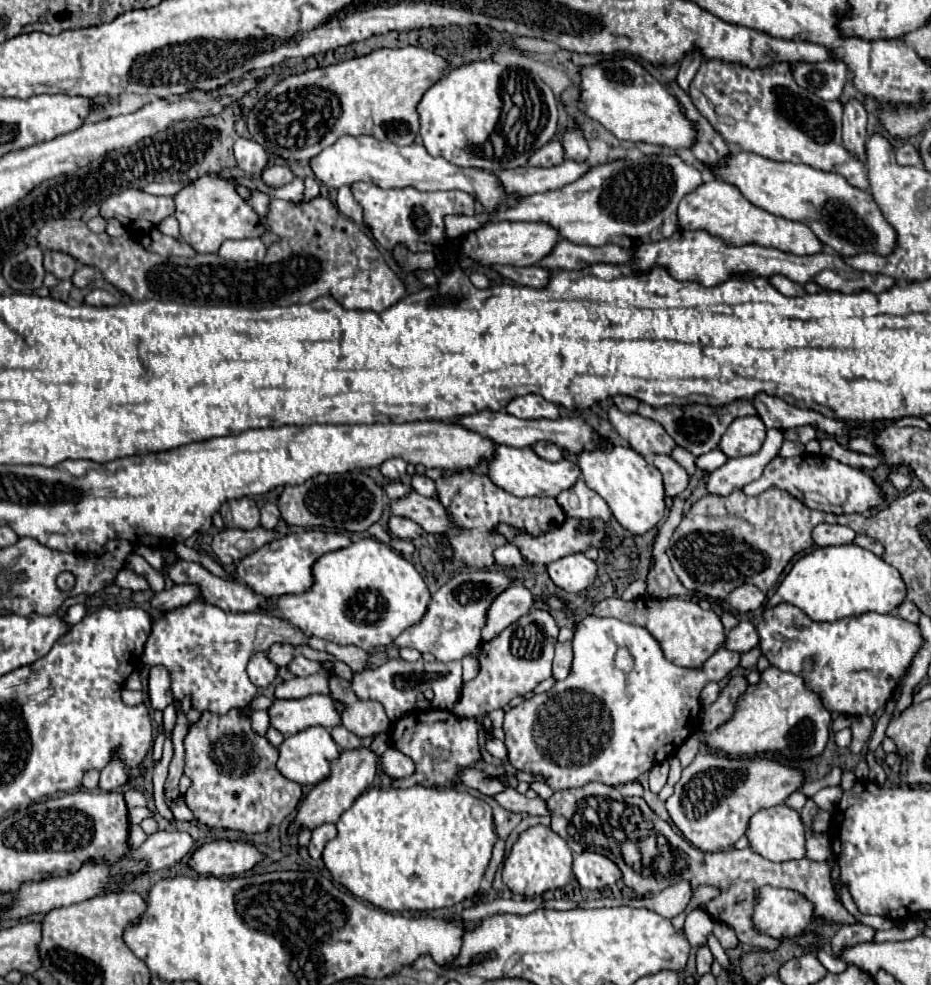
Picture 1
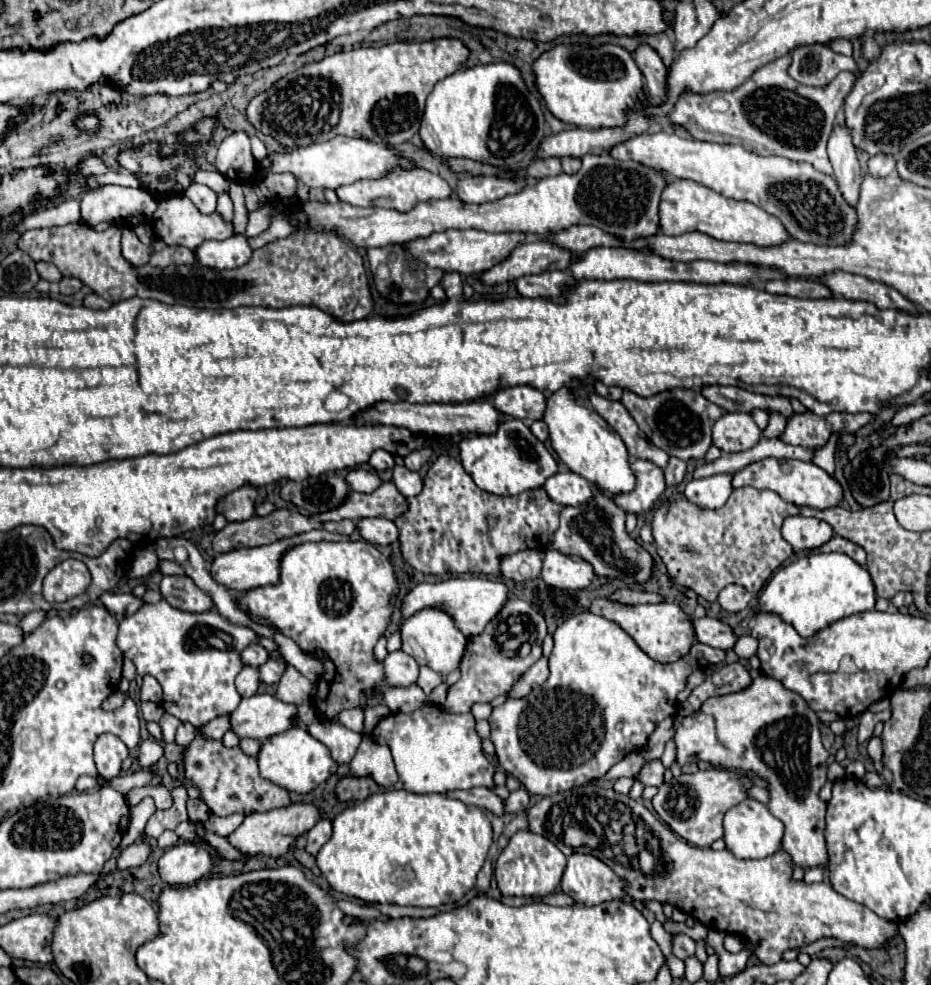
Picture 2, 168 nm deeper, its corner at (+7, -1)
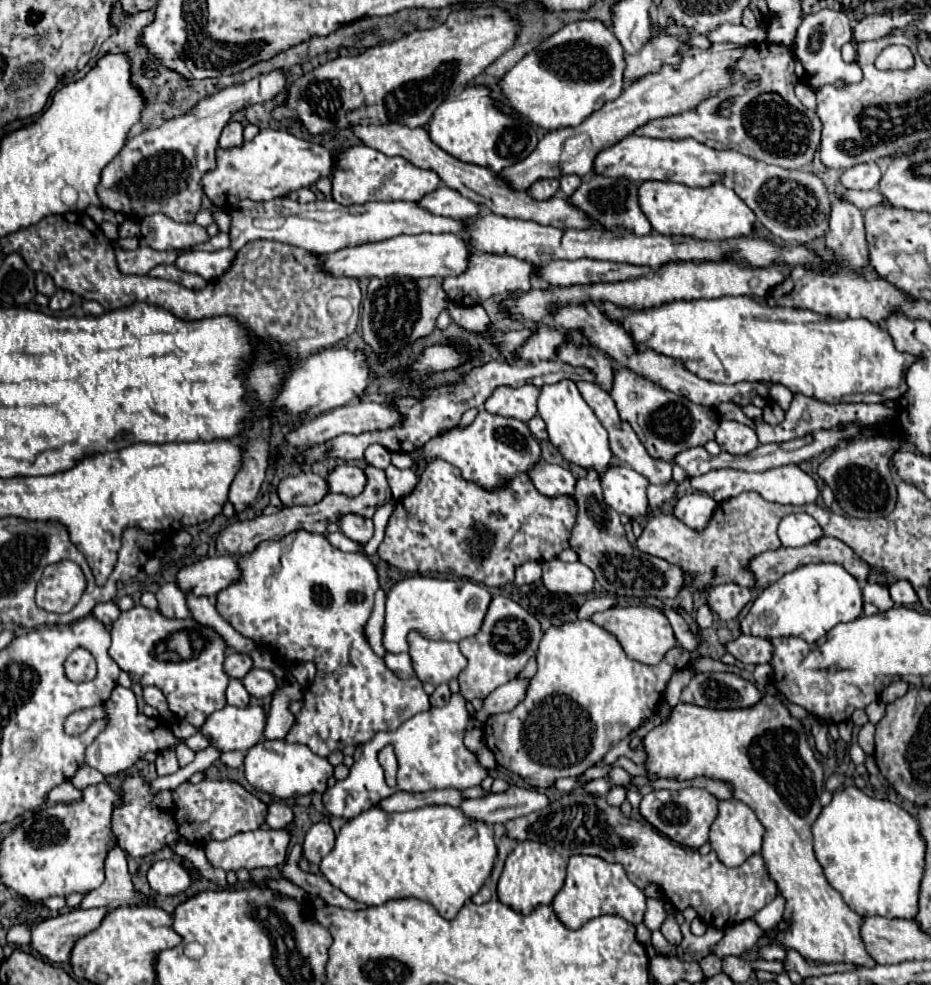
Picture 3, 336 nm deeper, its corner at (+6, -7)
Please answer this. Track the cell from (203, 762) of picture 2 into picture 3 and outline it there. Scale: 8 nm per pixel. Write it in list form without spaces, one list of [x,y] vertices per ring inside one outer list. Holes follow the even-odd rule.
[[[273,802],[273,804],[269,804],[267,822],[269,822],[269,826],[271,826],[273,830],[277,830],[277,828],[287,828],[287,826],[293,822],[293,812],[291,812],[291,808],[287,808],[285,804]]]

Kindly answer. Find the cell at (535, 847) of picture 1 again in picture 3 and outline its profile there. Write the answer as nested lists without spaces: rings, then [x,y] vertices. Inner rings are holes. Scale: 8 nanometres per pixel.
[[[533,840],[519,842],[517,848],[509,854],[509,858],[505,862],[503,874],[497,884],[497,896],[509,908],[513,908],[521,914],[529,914],[541,904],[551,904],[555,894],[563,886],[565,868],[567,868],[567,862],[563,860],[563,856],[559,852],[555,852],[553,848],[549,848],[547,844],[533,842]]]

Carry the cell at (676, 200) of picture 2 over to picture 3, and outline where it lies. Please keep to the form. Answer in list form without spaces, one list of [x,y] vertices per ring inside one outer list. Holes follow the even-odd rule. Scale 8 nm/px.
[[[649,180],[637,188],[637,198],[641,204],[641,212],[645,212],[653,230],[663,236],[691,236],[697,240],[741,238],[741,236],[749,236],[753,232],[753,222],[757,222],[753,210],[731,188],[725,188],[723,184],[711,184],[707,188],[691,188],[691,186],[675,184],[675,182]]]

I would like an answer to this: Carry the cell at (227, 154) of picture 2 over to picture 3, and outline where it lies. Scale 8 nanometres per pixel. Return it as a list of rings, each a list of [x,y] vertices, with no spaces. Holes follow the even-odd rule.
[[[231,120],[223,132],[221,132],[221,148],[229,148],[229,146],[239,146],[243,142],[243,124],[237,120]]]

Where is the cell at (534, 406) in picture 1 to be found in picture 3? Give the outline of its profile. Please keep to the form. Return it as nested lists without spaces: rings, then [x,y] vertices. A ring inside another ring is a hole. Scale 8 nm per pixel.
[[[501,386],[495,388],[489,400],[485,400],[485,410],[505,418],[517,418],[521,422],[531,420],[537,414],[537,386]]]

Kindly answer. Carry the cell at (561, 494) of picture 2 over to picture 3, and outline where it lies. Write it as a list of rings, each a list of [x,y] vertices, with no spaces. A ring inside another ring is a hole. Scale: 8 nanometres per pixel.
[[[539,460],[537,468],[533,468],[533,472],[527,472],[529,480],[533,482],[533,486],[545,494],[545,496],[573,496],[575,490],[575,476],[571,474],[571,470],[559,466],[559,464],[549,464]]]

